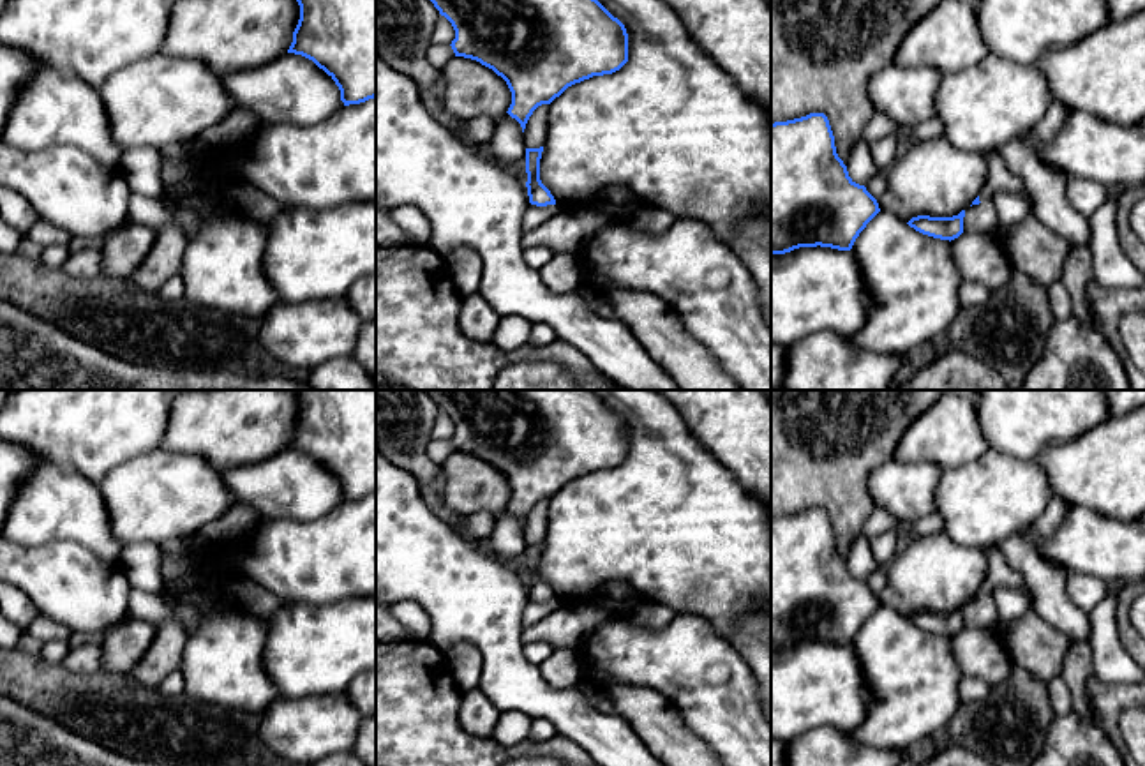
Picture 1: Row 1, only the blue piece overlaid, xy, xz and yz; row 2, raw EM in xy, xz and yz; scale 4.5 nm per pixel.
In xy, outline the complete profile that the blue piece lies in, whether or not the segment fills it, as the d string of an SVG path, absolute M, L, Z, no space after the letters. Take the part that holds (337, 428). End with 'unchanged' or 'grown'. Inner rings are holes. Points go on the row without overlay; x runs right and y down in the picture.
M291 390L300 401L300 415L288 448L302 450L323 464L339 482L344 501L376 492L376 390Z | unchanged

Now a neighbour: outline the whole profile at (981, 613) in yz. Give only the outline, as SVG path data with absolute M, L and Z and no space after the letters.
M992 597L972 600L965 605L963 627L988 628L999 621L999 612Z

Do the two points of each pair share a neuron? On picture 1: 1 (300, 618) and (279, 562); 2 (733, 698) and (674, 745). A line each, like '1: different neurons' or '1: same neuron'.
1: different neurons
2: different neurons

